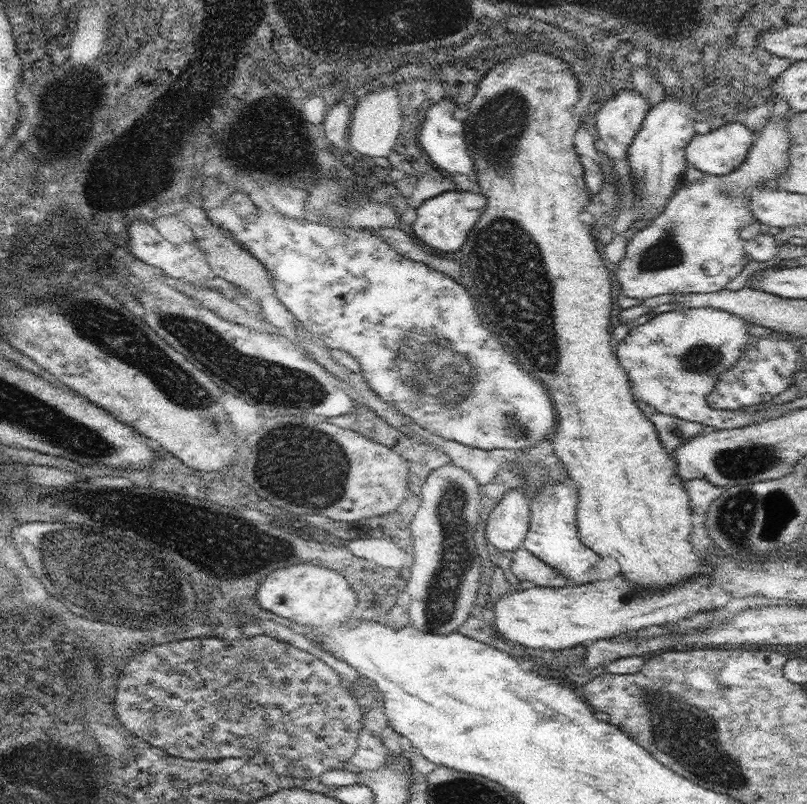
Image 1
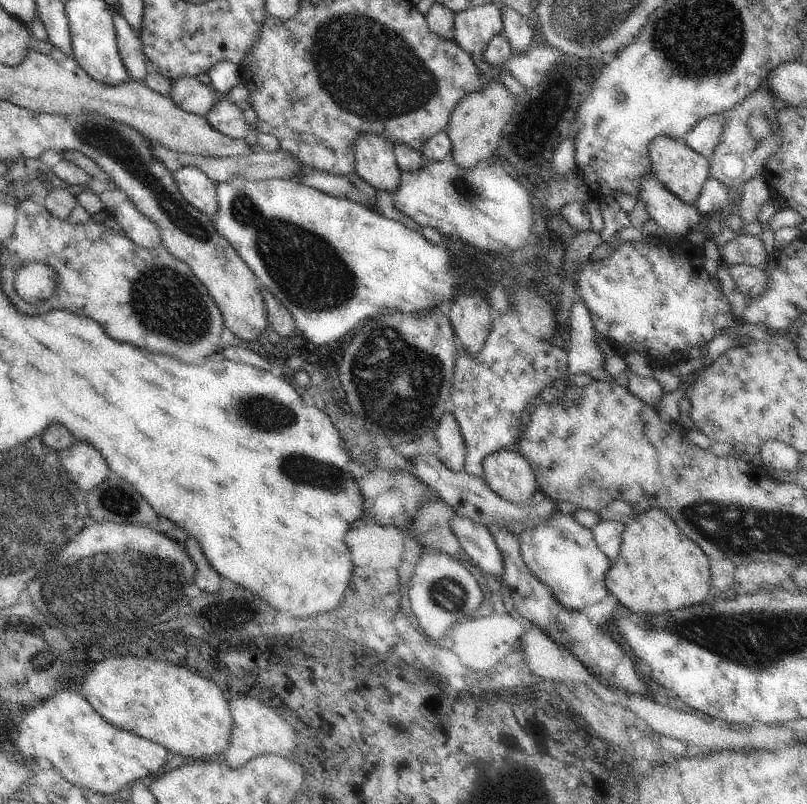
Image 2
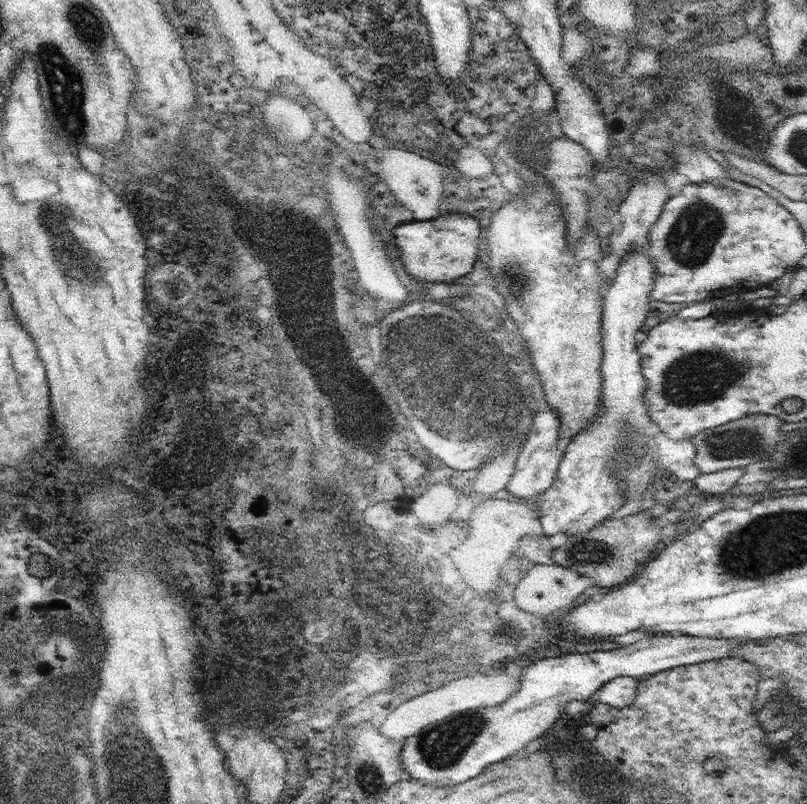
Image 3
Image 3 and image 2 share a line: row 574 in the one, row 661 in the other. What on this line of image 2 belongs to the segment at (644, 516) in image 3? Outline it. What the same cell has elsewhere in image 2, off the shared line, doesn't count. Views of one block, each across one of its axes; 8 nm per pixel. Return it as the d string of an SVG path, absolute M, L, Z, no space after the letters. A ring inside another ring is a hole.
M490 523L488 530L494 537L496 546L502 555L504 574L502 580L512 590L514 604L522 616L531 623L536 623L552 640L567 648L585 665L594 667L602 678L609 680L628 694L648 694L648 688L640 682L636 674L629 651L623 646L616 635L606 631L604 626L596 626L584 613L568 609L551 592L550 586L544 584L526 566L520 550L520 539L510 529L508 524Z

